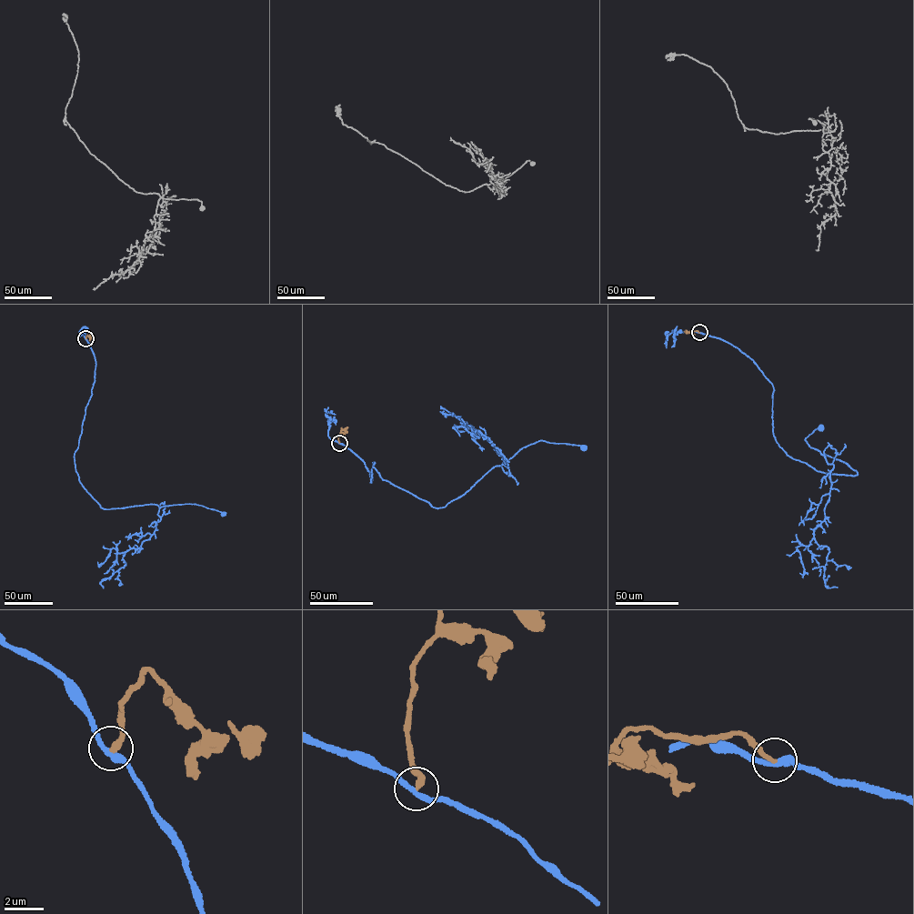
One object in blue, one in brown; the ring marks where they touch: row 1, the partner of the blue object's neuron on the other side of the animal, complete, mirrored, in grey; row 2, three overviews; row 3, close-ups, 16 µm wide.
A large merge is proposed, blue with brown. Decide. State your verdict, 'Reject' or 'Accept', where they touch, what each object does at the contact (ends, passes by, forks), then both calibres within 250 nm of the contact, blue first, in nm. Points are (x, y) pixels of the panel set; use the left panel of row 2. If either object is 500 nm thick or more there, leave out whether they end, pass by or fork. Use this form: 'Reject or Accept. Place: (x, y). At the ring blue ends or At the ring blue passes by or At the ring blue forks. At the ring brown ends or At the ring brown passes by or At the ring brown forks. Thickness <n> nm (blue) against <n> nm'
Reject. Place: (85, 338). At the ring blue passes by. At the ring brown ends. Thickness 240 nm (blue) against 240 nm

